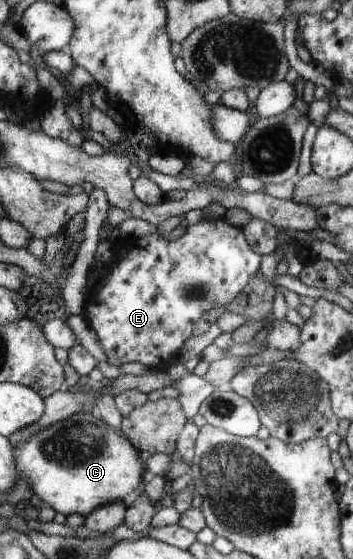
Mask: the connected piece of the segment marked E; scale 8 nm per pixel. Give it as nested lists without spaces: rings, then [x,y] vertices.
[[[224,217],[212,222],[202,219],[194,225],[187,224],[185,233],[175,241],[167,241],[164,235],[160,237],[158,234],[146,234],[144,237],[130,236],[128,238],[123,238],[116,234],[108,241],[108,244],[114,253],[110,264],[110,271],[105,278],[102,278],[104,286],[100,289],[100,292],[98,292],[97,289],[92,293],[89,292],[84,316],[89,326],[96,331],[98,345],[104,349],[110,365],[121,366],[122,364],[130,364],[130,361],[136,361],[140,367],[144,367],[144,369],[149,371],[166,371],[164,363],[168,363],[170,357],[174,357],[174,353],[176,353],[176,351],[184,345],[184,341],[192,335],[192,325],[202,317],[202,313],[206,313],[206,311],[212,309],[212,307],[220,305],[227,306],[232,299],[242,291],[242,288],[250,281],[250,278],[259,270],[260,260],[262,259],[262,256],[252,251],[241,228],[228,224]]]

